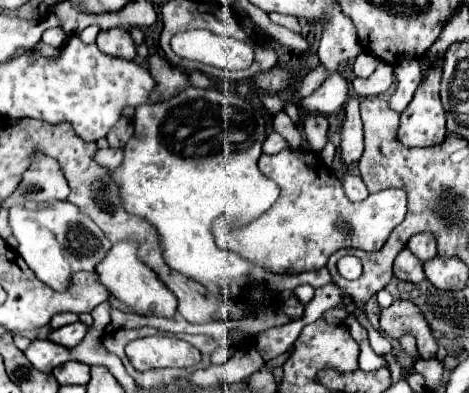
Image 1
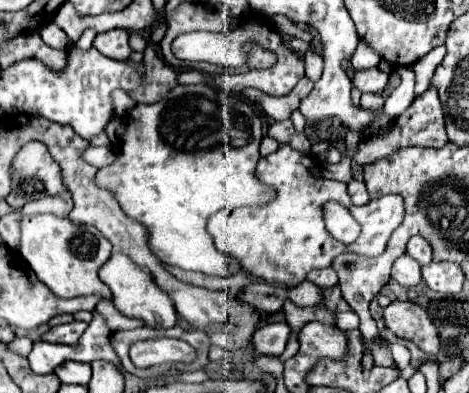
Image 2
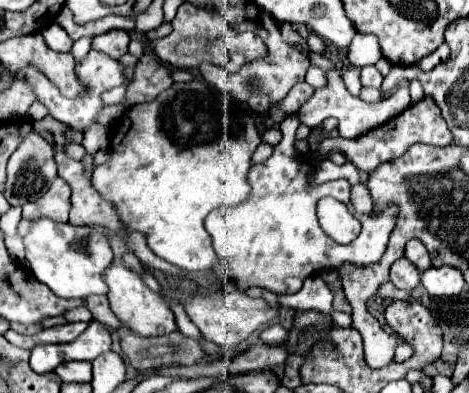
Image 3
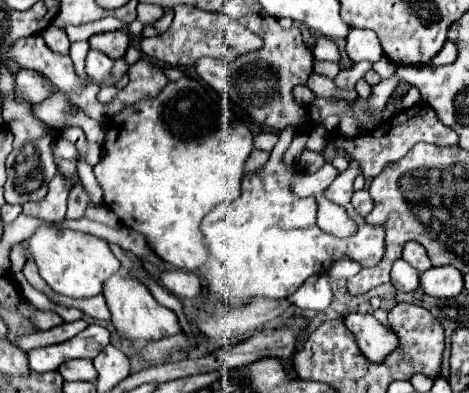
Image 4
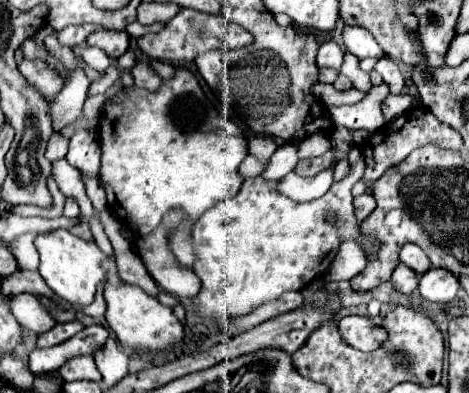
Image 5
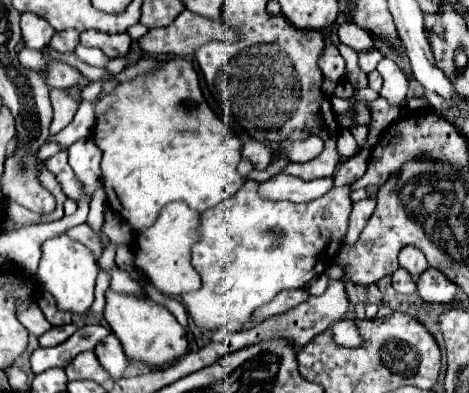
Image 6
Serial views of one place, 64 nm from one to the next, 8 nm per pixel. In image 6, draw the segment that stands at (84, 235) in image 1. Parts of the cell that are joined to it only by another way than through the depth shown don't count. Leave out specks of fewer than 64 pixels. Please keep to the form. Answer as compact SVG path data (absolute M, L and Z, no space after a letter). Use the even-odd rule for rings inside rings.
M60 234L58 238L46 240L42 244L42 258L36 278L40 280L42 288L54 296L58 310L86 314L94 302L94 280L98 276L98 270L100 268L88 248L76 244L66 234Z

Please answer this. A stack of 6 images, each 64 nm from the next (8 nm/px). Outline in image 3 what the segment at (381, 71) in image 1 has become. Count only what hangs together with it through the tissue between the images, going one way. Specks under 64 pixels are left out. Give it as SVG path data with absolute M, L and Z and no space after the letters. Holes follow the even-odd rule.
M364 66L362 68L362 86L372 86L372 88L380 88L384 76L380 72L376 72L374 66Z

